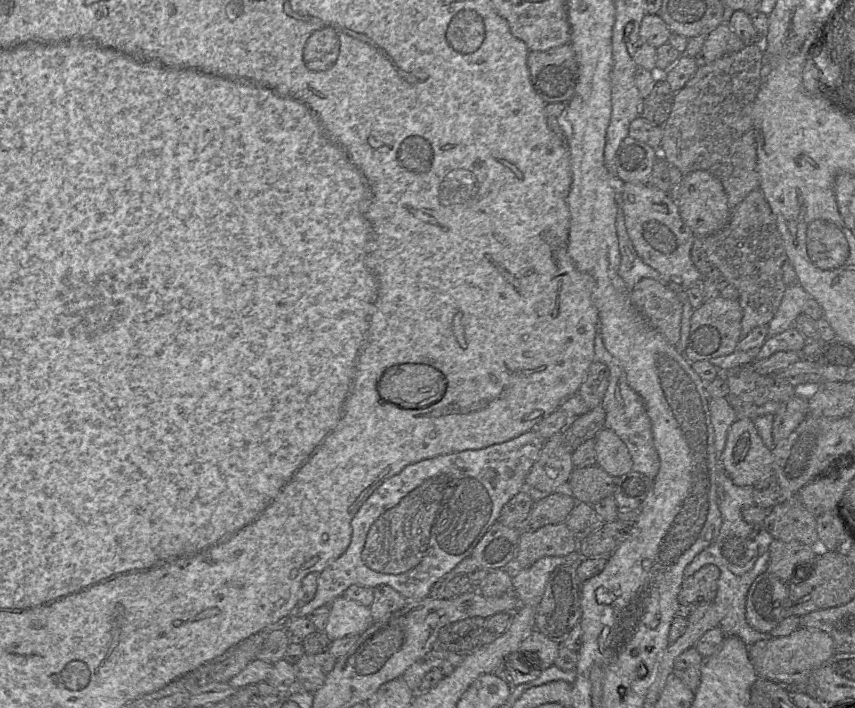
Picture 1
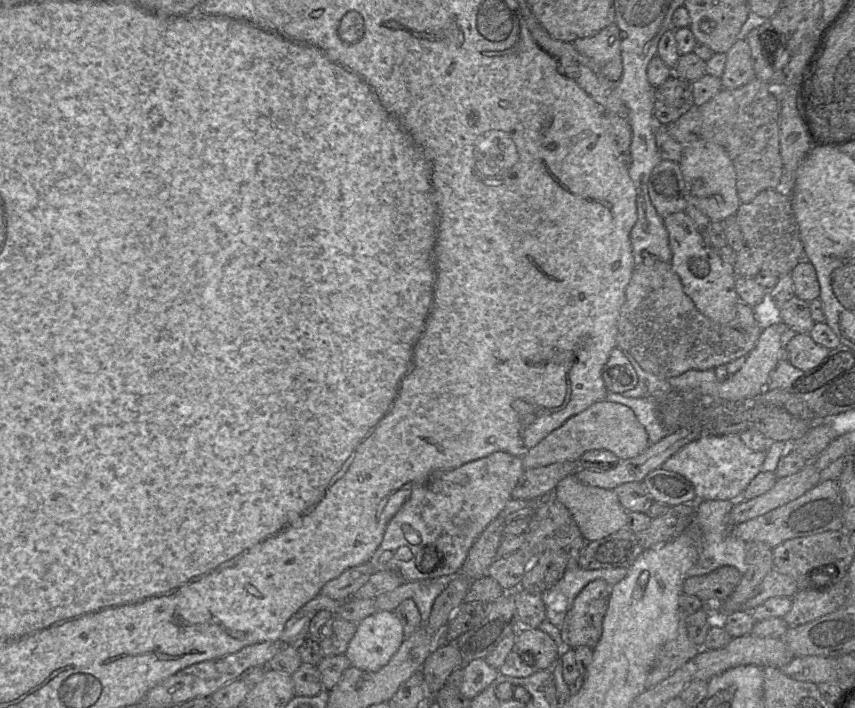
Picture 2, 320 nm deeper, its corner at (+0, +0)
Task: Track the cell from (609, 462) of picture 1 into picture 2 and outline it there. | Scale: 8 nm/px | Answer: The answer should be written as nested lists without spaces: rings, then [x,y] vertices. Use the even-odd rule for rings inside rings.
[[[606,399],[595,402],[587,409],[567,419],[522,457],[524,471],[558,462],[578,462],[589,450],[608,450],[620,460],[642,454],[650,446],[645,428],[627,406]]]

